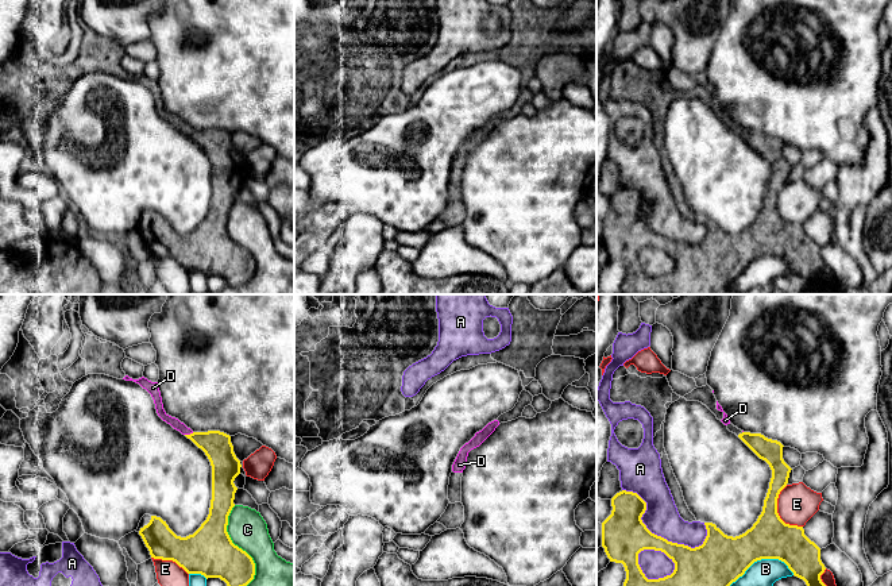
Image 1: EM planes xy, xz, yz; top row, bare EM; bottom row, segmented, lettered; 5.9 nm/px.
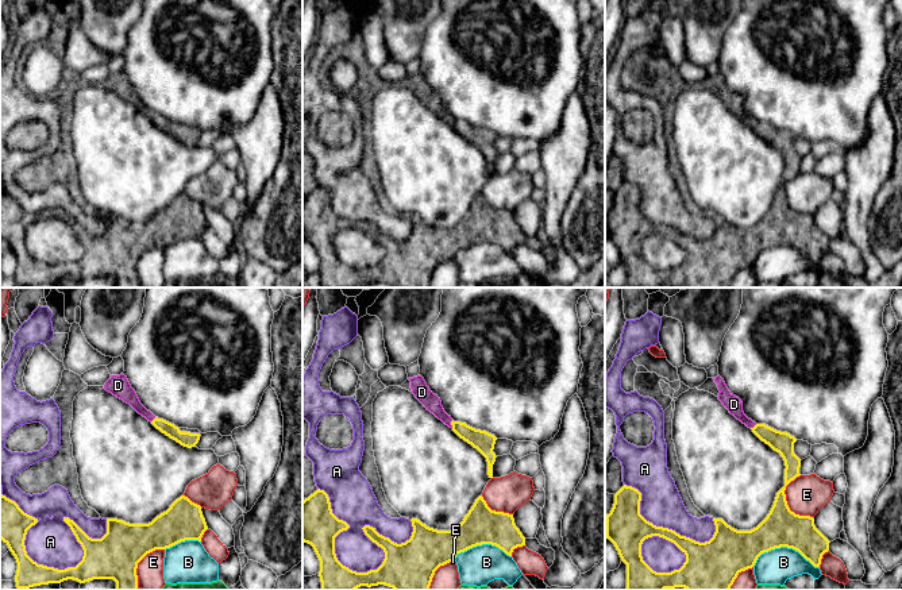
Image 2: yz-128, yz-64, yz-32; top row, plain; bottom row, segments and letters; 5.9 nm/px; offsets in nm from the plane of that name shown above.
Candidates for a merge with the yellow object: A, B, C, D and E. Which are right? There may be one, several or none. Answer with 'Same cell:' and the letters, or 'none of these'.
Same cell: D

